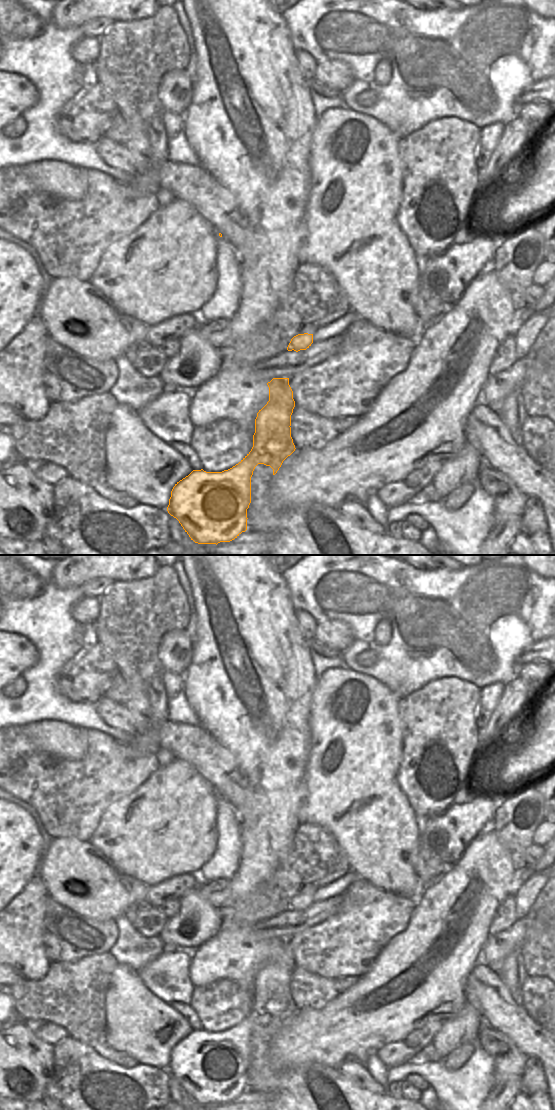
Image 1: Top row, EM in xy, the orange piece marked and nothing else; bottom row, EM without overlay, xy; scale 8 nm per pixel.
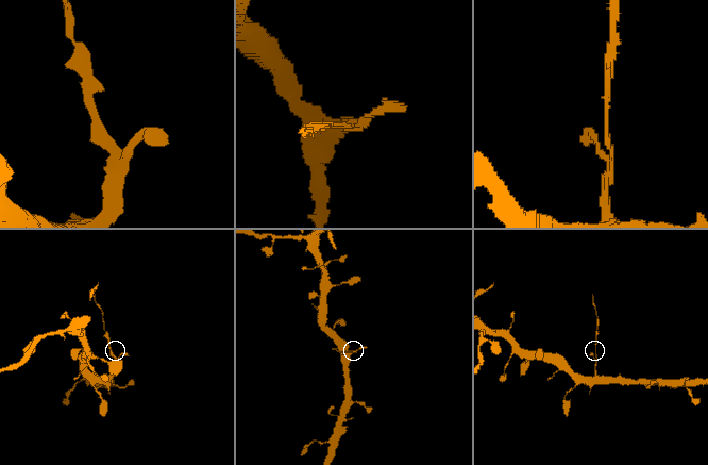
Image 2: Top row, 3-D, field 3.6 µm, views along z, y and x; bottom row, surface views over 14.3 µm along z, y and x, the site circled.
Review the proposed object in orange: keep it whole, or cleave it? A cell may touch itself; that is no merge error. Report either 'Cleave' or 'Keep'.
Cleave.

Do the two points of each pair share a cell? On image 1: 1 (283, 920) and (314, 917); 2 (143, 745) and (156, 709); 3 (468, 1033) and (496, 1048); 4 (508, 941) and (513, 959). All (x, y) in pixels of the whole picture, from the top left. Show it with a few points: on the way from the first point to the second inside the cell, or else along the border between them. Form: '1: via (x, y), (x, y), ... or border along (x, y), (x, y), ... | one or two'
1: via (291, 920), (306, 918) | one
2: via (150, 736), (154, 729), (156, 718) | one
3: border along (481, 1020), (476, 1041) | two
4: border along (520, 949), (515, 949), (505, 959), (499, 972) | two

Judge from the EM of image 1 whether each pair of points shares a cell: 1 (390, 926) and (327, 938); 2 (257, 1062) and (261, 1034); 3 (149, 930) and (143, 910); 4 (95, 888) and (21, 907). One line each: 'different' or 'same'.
1: same
2: same
3: same
4: different

